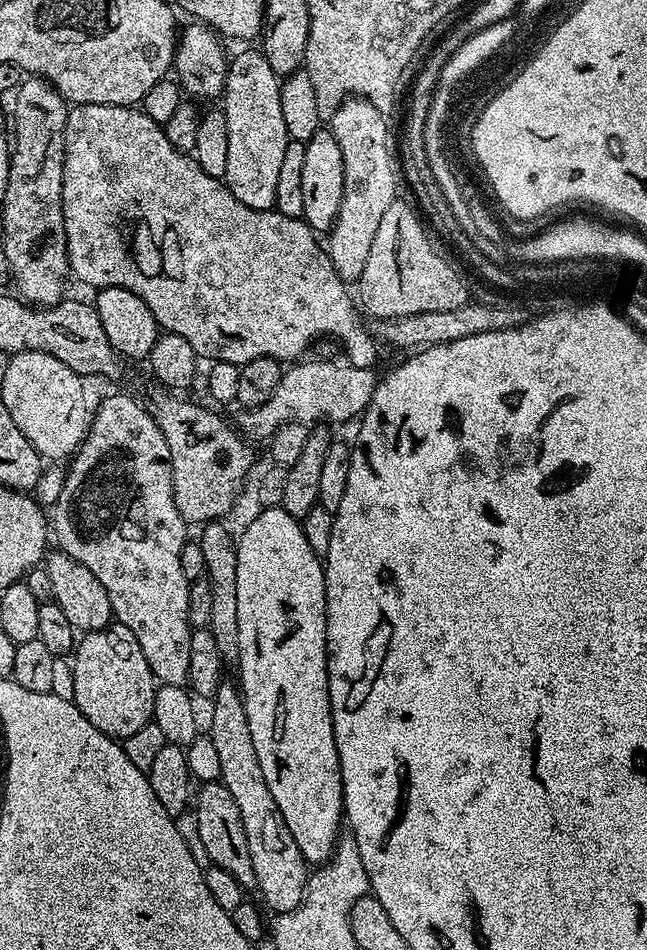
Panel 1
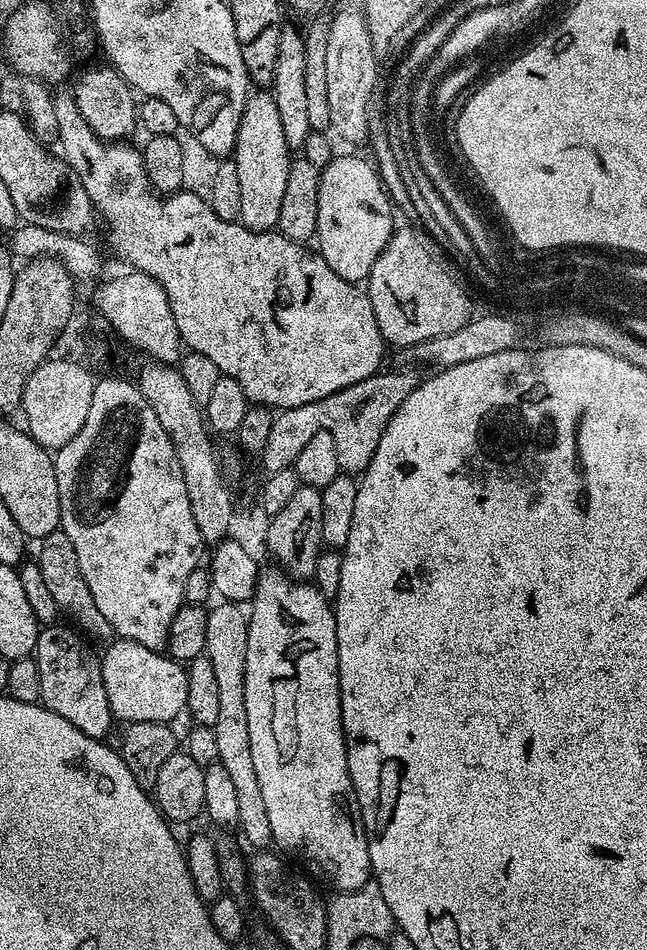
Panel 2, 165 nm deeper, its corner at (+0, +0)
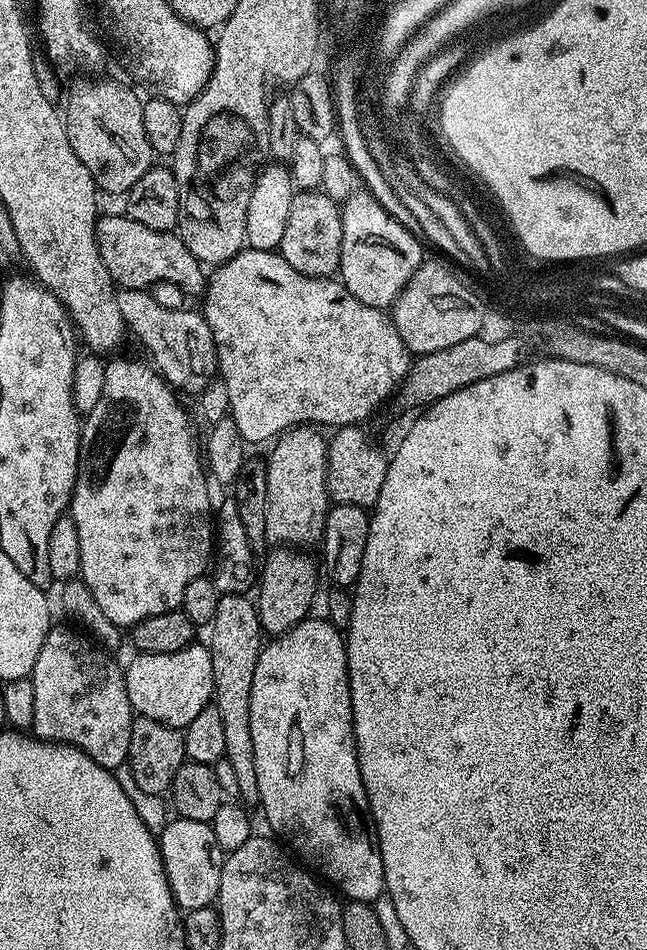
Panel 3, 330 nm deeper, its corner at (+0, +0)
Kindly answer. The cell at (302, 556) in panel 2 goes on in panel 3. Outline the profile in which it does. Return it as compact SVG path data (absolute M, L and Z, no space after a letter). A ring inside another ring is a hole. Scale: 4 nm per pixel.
M276 546L269 551L262 567L258 572L258 584L260 580L260 593L255 593L256 613L260 616L261 629L269 637L275 638L283 632L288 632L298 622L302 622L309 615L308 612L312 608L312 603L316 600L316 568L318 572L318 564L307 556L307 551L297 550L292 546Z

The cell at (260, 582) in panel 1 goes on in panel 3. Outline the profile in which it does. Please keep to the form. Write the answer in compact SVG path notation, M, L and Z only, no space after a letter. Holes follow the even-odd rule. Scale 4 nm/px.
M306 618L294 625L288 632L283 632L280 636L269 639L260 649L258 666L254 666L254 686L250 686L250 738L254 738L254 774L258 774L259 807L264 808L264 816L268 819L269 826L277 832L275 835L309 869L319 873L329 885L337 884L345 892L345 897L348 900L375 902L386 892L384 867L382 866L380 846L376 842L376 829L372 822L372 814L368 811L368 795L362 786L362 774L356 761L356 736L352 732L352 699L350 698L350 686L348 685L346 640L341 629L335 628L326 618L312 619Z

